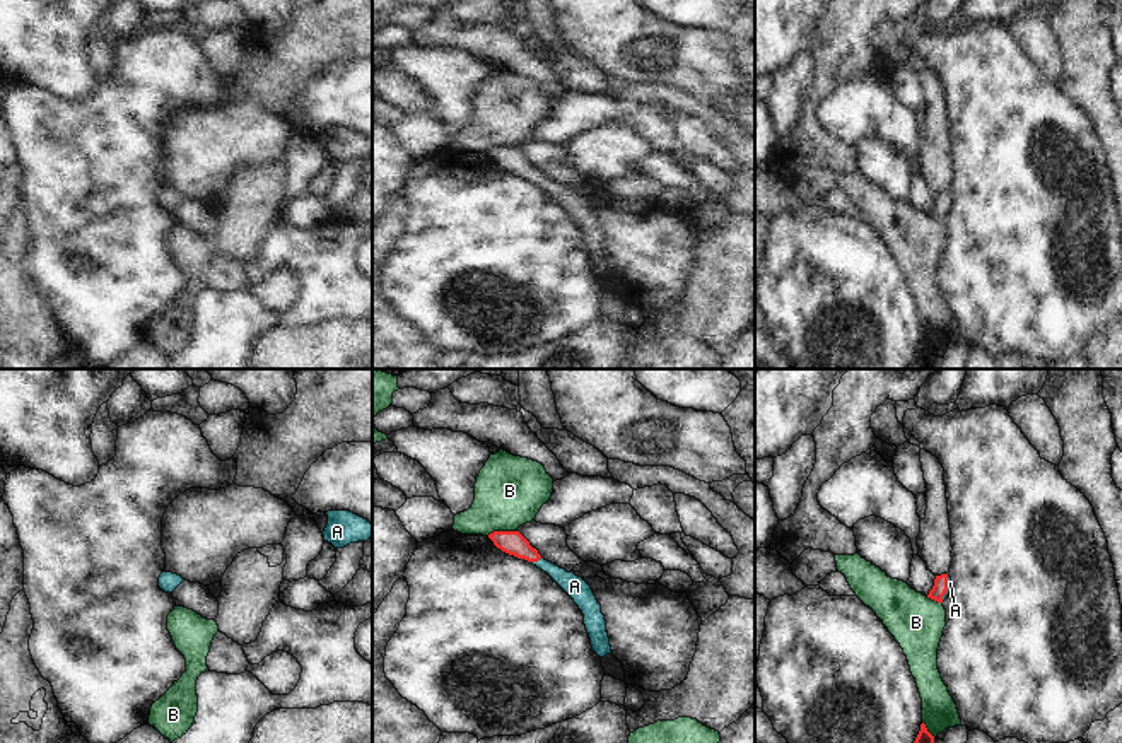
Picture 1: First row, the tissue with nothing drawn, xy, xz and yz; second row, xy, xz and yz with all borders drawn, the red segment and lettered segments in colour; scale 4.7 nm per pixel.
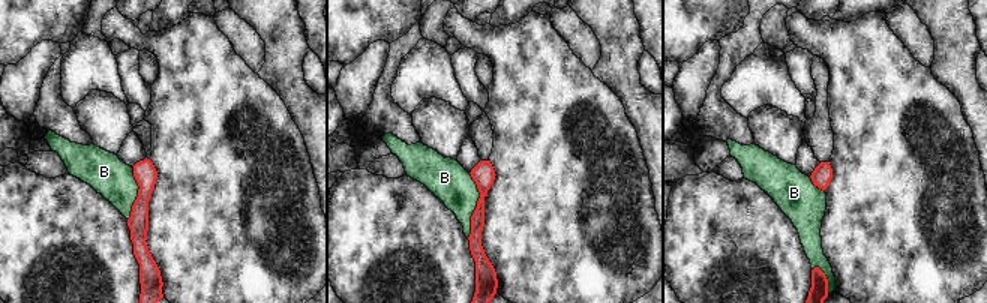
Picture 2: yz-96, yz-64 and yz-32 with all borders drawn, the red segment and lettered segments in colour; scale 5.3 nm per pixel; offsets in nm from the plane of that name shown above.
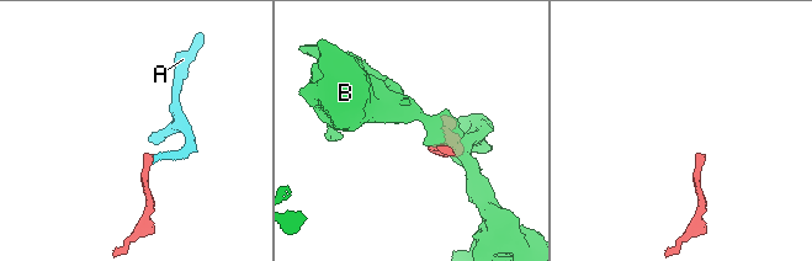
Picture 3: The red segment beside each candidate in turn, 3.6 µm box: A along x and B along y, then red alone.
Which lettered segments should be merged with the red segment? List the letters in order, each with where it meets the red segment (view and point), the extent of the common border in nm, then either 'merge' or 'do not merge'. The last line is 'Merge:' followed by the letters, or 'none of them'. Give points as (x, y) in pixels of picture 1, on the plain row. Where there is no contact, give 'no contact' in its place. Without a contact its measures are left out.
A: meets red in xz at (537, 178); contact 60 nm long; merge
B: meets red in xz at (501, 149); contact 150 nm long; do not merge
Merge: A

